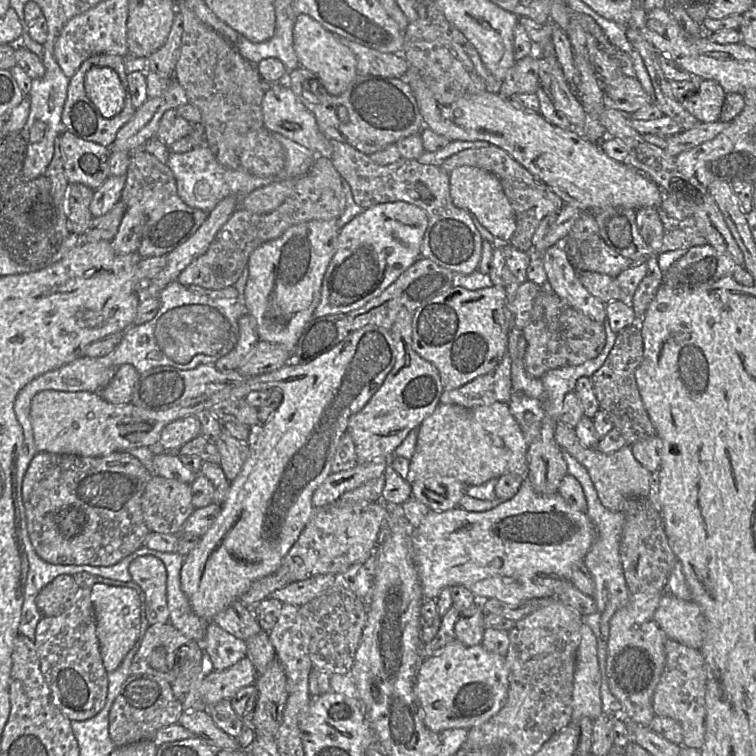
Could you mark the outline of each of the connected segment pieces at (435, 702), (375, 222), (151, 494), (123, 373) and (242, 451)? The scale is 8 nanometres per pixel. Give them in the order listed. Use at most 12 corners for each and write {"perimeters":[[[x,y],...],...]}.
{"perimeters":[[[456,639],[422,659],[415,692],[437,734],[505,705],[505,657]],[[377,204],[340,229],[313,318],[351,313],[421,256],[427,213]],[[151,474],[150,531],[176,535],[195,509],[190,484]],[[122,364],[97,392],[114,405],[132,401],[139,373]],[[222,427],[216,447],[228,481],[240,473],[249,445]]]}

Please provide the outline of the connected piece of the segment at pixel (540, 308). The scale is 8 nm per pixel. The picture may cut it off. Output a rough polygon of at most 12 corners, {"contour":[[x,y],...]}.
{"contour":[[546,281],[522,329],[524,367],[549,370],[597,357],[604,324]]}

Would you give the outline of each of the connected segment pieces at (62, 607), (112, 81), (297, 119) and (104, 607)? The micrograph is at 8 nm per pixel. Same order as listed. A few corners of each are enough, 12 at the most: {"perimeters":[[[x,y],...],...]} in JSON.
{"perimeters":[[[58,575],[39,591],[42,617],[70,608],[80,587],[73,576]],[[91,67],[85,90],[104,118],[122,111],[125,90],[113,69]],[[286,83],[262,99],[264,127],[313,151],[332,155],[314,114]],[[95,583],[91,602],[103,666],[116,670],[140,632],[139,597]]]}

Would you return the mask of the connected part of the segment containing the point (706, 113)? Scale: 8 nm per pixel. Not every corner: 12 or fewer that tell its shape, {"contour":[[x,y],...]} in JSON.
{"contour":[[698,80],[681,103],[699,122],[716,122],[726,92]]}

